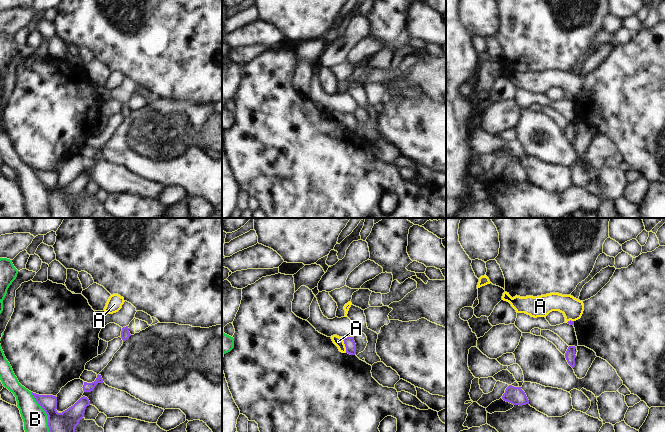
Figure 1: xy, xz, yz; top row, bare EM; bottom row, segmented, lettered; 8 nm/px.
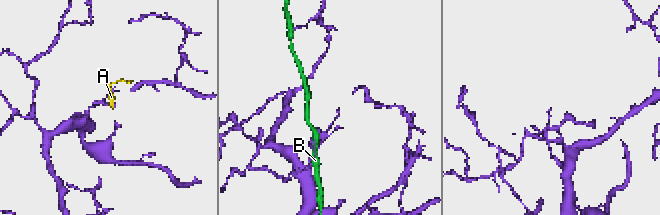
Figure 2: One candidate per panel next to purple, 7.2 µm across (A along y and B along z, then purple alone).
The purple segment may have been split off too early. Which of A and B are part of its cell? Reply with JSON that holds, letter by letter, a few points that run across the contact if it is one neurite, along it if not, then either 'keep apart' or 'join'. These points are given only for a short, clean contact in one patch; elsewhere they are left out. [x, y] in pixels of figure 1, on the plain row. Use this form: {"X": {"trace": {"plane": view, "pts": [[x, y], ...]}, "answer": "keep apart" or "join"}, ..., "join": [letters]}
{"A": {"trace": {"plane": "xz", "pts": [[349, 118], [345, 121], [338, 117]]}, "answer": "join"}, "B": {"answer": "keep apart"}, "join": ["A"]}

